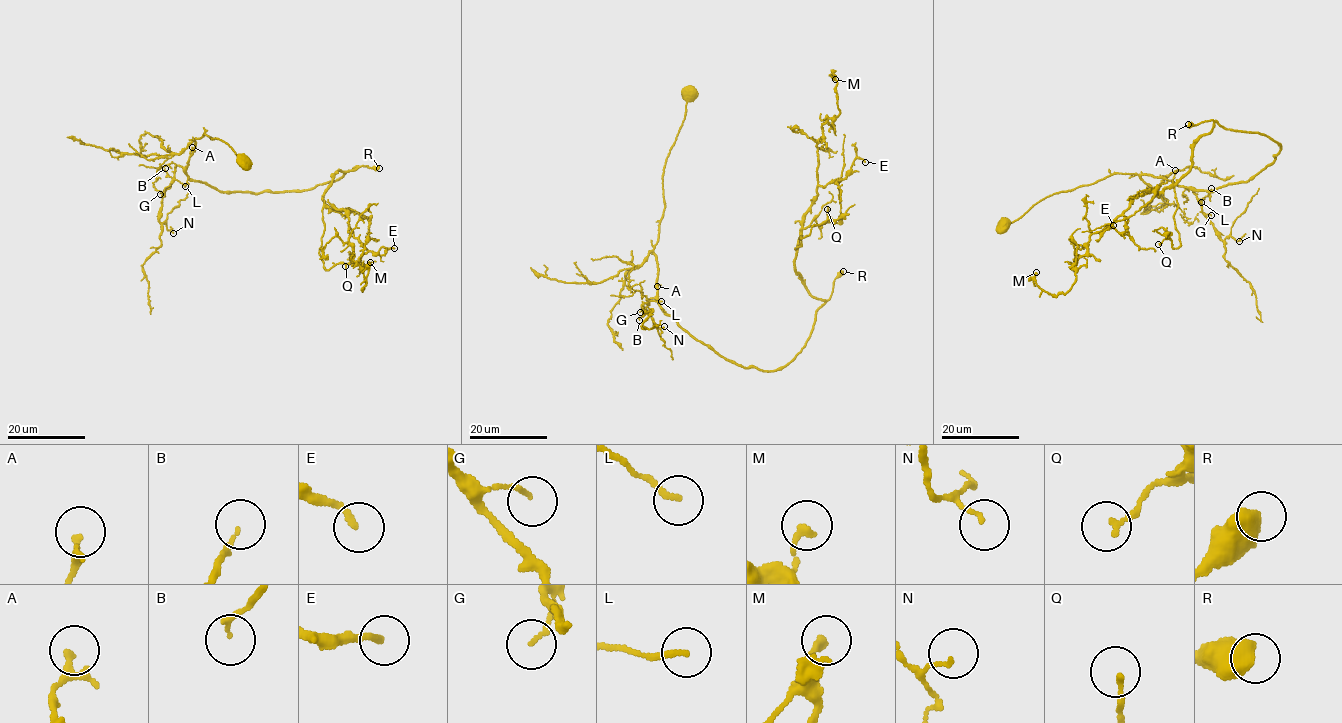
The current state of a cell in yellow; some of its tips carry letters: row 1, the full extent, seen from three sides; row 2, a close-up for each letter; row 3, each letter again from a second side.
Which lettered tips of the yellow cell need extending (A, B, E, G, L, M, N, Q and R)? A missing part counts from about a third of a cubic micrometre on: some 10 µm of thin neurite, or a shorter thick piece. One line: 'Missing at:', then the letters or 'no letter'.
Missing at: A, E

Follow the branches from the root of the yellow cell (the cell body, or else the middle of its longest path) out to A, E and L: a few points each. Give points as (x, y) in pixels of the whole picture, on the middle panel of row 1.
A: (690, 93), (684, 120), (663, 172), (664, 211), (654, 248), (658, 264), (657, 286)
E: (690, 93), (658, 305), (738, 365), (780, 370), (805, 344), (825, 302), (795, 268), (801, 221), (865, 162)
L: (690, 93), (684, 120), (663, 172), (664, 211), (654, 248), (658, 264), (657, 295), (647, 300), (661, 301)

